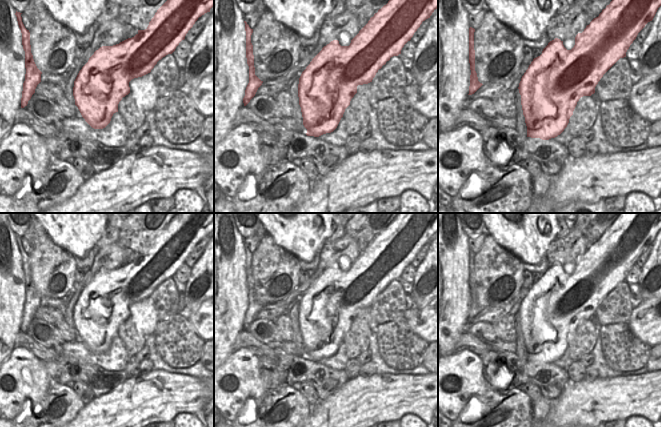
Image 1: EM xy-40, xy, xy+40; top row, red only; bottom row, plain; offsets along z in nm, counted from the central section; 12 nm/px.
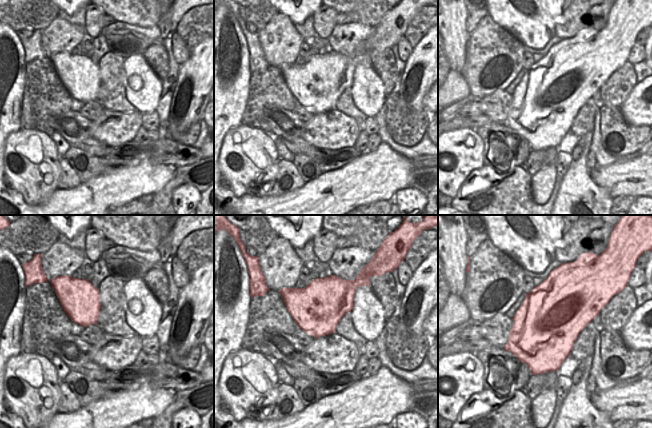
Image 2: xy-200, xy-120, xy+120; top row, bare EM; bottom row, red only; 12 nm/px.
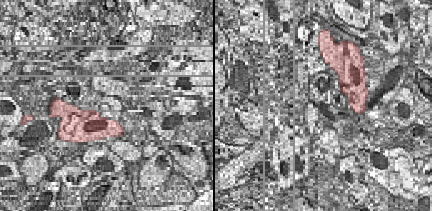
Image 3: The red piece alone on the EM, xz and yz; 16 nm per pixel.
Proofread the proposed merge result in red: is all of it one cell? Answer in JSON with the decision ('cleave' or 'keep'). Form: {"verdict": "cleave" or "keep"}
{"verdict": "cleave"}

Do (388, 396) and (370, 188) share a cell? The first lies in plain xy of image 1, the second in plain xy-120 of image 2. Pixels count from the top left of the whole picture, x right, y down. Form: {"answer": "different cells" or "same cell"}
{"answer": "same cell"}

